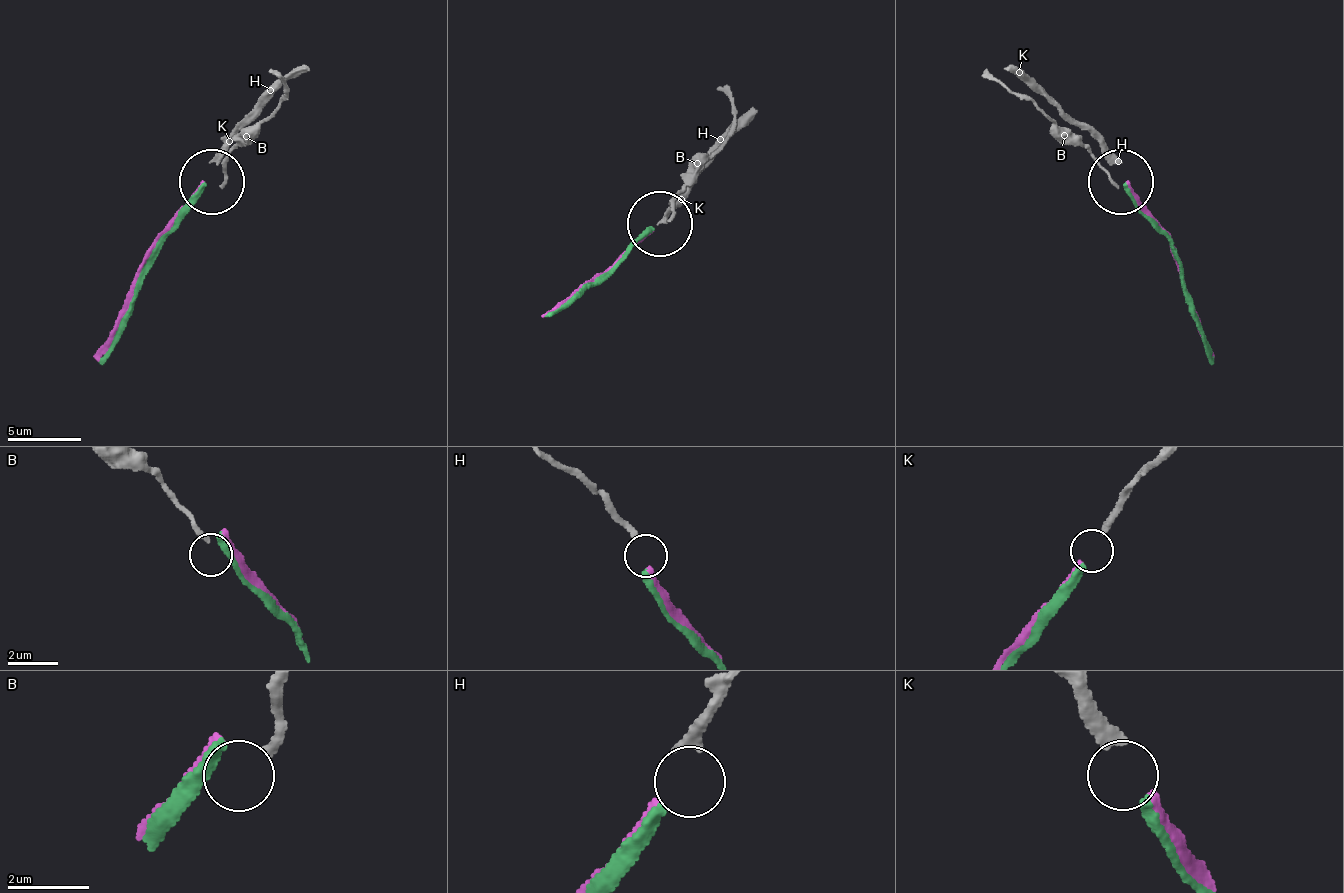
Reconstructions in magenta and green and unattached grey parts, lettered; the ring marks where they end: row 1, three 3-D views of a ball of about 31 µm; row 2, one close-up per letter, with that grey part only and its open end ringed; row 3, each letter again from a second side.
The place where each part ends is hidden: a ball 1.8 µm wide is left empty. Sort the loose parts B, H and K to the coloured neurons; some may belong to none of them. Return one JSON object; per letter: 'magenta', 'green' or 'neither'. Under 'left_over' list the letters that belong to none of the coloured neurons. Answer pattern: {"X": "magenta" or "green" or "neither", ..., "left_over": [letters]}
{"B": "neither", "H": "magenta", "K": "green", "left_over": ["B"]}

